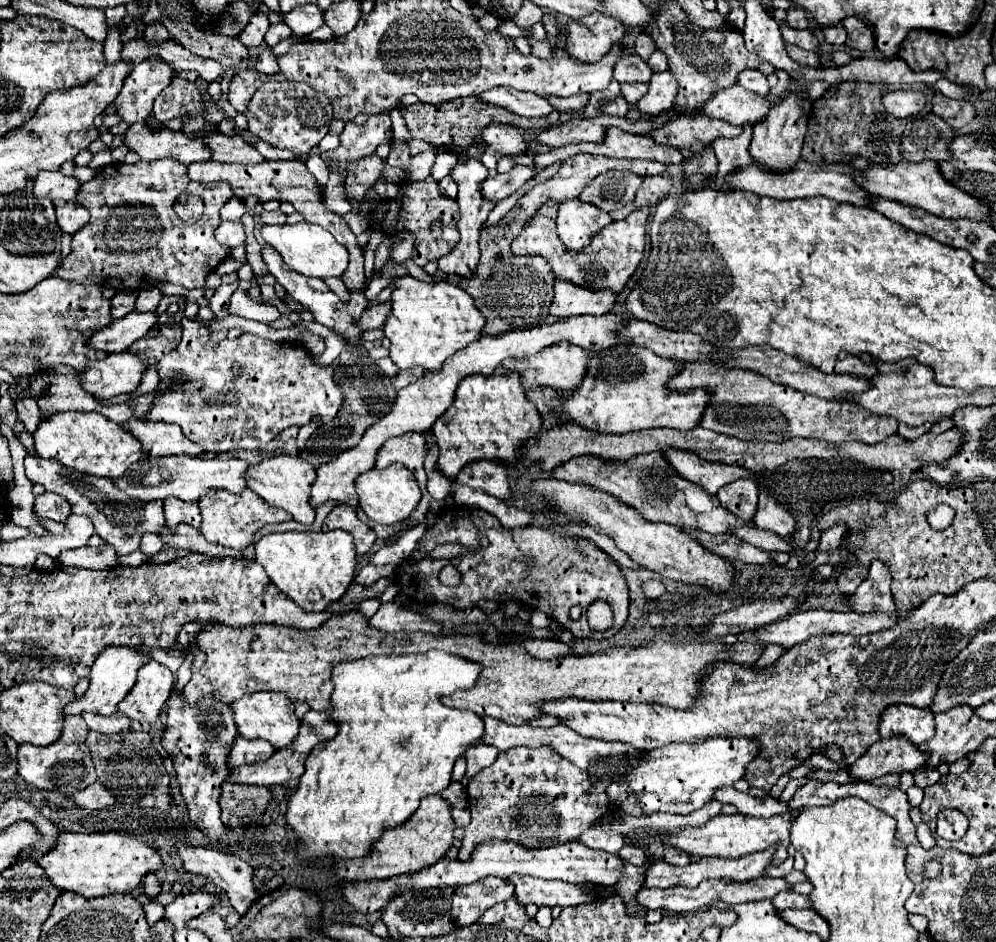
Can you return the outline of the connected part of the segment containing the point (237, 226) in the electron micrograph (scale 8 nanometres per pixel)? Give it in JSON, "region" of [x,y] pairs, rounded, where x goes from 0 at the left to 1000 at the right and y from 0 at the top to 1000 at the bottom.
{"region":[[[223,236],[215,248],[217,248],[217,255],[229,263],[241,261],[247,253],[243,236]]]}

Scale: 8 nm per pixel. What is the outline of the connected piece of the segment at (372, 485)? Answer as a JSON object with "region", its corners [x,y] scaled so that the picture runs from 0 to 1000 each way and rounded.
{"region":[[[392,493],[386,499],[373,497],[357,507],[357,522],[361,529],[361,539],[369,546],[371,552],[380,556],[398,556],[406,554],[422,533],[422,518],[416,503],[406,497],[406,493]]]}

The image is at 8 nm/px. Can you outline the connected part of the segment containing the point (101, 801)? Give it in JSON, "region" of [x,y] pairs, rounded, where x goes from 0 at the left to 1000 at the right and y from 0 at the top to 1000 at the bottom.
{"region":[[[94,830],[90,832],[88,837],[80,839],[80,841],[74,841],[70,845],[70,851],[82,856],[82,858],[92,858],[92,860],[100,860],[100,858],[106,858],[110,854],[114,854],[114,845],[100,832],[100,830]]]}

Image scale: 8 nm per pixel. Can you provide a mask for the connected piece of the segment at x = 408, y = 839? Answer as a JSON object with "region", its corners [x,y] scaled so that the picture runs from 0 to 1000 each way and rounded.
{"region":[[[440,843],[428,845],[422,849],[422,856],[412,870],[402,875],[402,879],[388,879],[384,883],[382,892],[373,896],[369,909],[345,913],[345,919],[335,919],[335,926],[345,934],[386,934],[400,928],[420,926],[448,909],[450,900],[456,894],[456,879],[458,877],[452,866],[452,856],[448,854],[448,849]]]}

